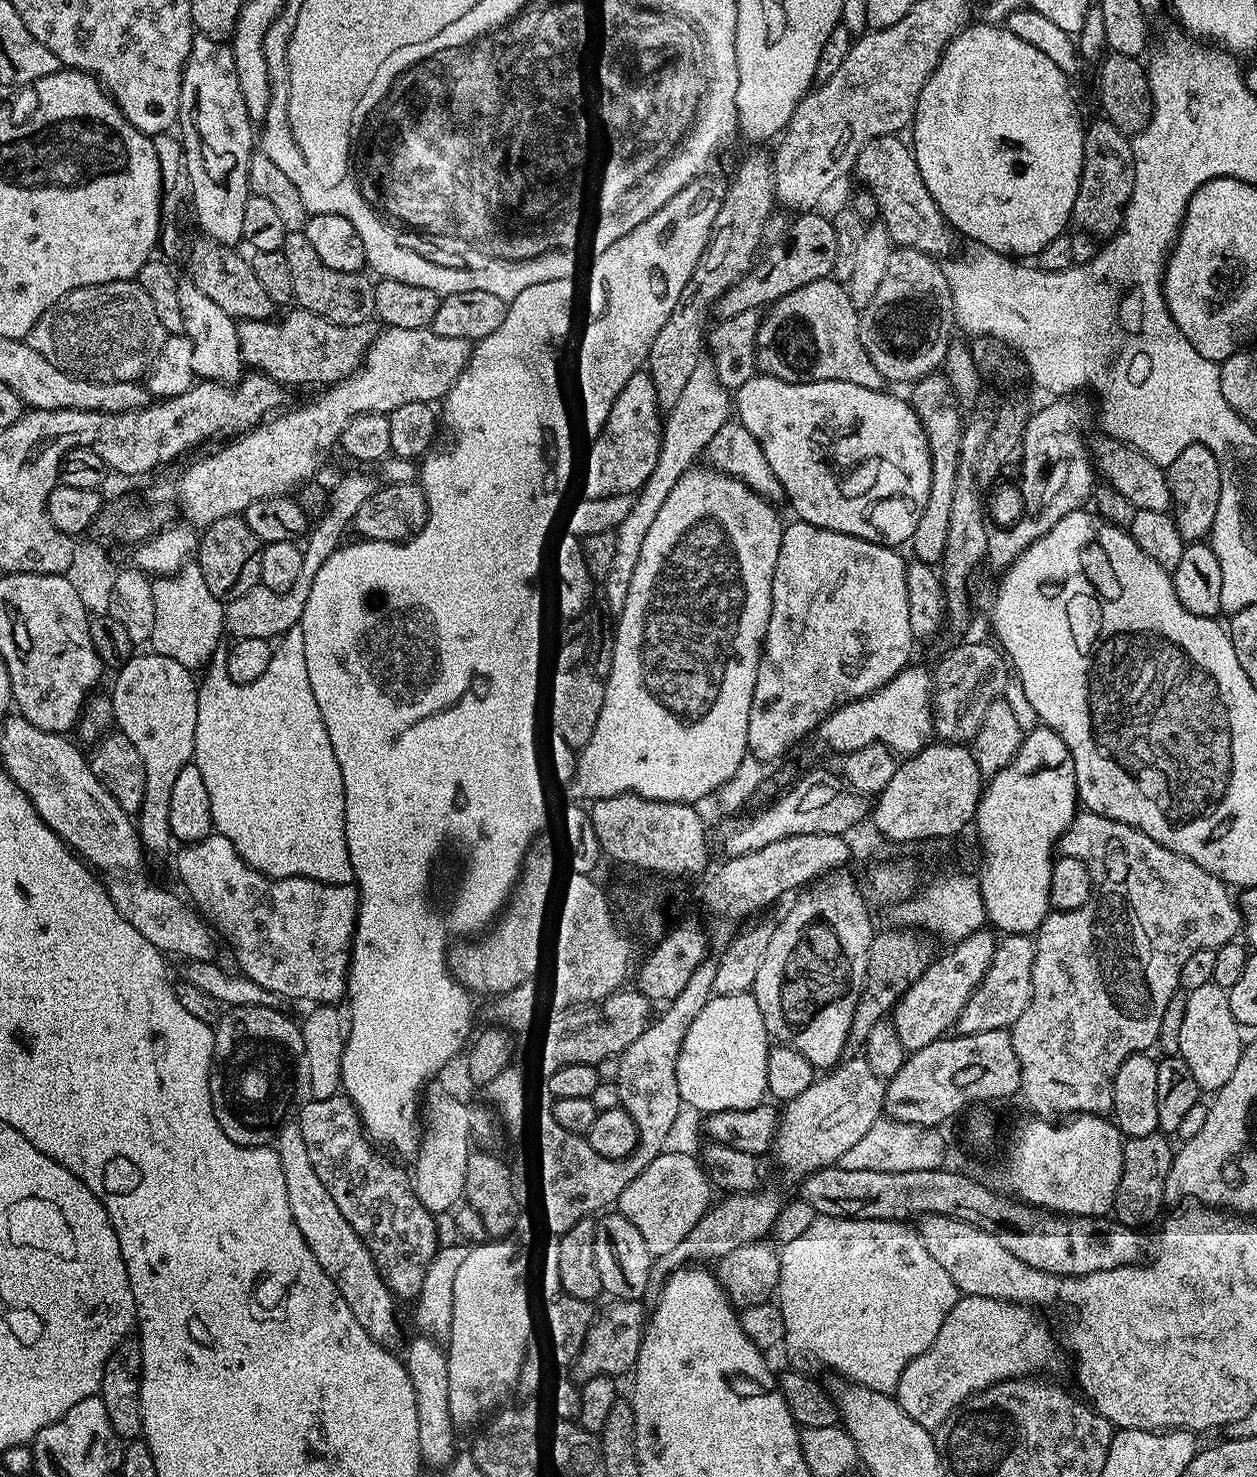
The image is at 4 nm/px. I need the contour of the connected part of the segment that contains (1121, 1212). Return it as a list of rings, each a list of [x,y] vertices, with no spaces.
[[[1163,1135],[1147,1136],[1146,1138],[1128,1138],[1124,1142],[1124,1161],[1122,1162],[1122,1178],[1118,1182],[1116,1191],[1116,1202],[1114,1205],[1115,1219],[1125,1224],[1128,1228],[1143,1229],[1143,1224],[1148,1224],[1160,1212],[1160,1207],[1165,1207],[1164,1187],[1166,1178],[1170,1174],[1172,1157],[1174,1155],[1173,1145],[1168,1145]]]

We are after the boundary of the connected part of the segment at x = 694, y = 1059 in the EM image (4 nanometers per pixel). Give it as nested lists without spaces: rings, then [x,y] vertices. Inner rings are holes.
[[[748,992],[713,995],[702,1014],[694,1020],[694,1026],[687,1034],[679,1058],[679,1086],[681,1097],[688,1100],[701,1114],[721,1112],[722,1110],[746,1110],[754,1104],[766,1100],[764,1069],[766,1067],[766,1033],[762,1010],[756,1008],[755,996]]]

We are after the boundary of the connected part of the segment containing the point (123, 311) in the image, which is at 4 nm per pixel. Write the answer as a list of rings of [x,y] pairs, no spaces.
[[[115,280],[109,284],[91,284],[68,292],[57,304],[50,306],[50,310],[46,310],[38,322],[34,322],[26,342],[38,350],[46,362],[54,362],[58,370],[71,376],[94,382],[126,382],[139,381],[147,373],[152,359],[158,350],[162,350],[165,335],[162,322],[158,322],[154,302],[150,302],[150,294],[146,294],[139,283]]]

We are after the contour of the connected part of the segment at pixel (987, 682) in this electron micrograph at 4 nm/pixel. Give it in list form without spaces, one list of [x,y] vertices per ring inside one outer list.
[[[995,643],[960,644],[952,648],[940,660],[940,665],[934,668],[932,677],[932,731],[941,741],[950,744],[967,745],[975,741],[978,730],[982,726],[982,718],[986,718],[986,709],[1005,695],[1004,687],[1010,677],[1010,665],[1002,655],[1001,649]]]

